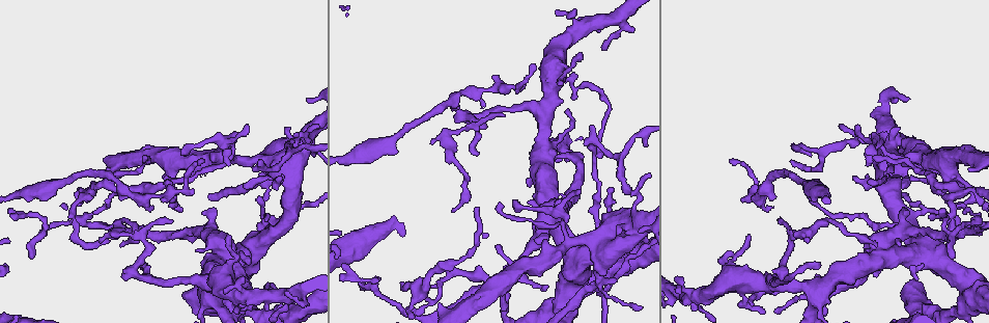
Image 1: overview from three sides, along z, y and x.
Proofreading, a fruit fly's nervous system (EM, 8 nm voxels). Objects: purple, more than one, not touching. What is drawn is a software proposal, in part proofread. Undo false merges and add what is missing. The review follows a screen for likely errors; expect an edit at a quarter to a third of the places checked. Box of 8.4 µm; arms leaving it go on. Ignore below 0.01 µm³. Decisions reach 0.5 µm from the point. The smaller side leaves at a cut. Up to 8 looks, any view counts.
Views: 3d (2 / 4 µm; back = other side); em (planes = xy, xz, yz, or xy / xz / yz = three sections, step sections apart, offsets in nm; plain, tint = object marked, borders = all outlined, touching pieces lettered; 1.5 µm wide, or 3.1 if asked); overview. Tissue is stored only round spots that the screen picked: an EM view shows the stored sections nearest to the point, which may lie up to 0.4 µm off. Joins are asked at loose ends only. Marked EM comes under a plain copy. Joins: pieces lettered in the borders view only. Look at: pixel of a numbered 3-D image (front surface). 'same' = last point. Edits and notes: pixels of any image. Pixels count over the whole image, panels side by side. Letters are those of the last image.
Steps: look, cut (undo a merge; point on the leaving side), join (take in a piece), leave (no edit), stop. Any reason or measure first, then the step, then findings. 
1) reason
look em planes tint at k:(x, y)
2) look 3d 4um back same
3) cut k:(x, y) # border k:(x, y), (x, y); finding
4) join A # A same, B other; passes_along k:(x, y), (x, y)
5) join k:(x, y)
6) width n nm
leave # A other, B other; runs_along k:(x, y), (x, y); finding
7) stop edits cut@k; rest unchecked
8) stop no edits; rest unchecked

tapers out
look 3d 4um at 1:(535, 63)

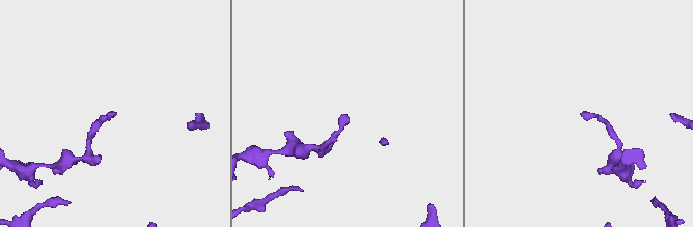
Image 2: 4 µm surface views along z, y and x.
now the EM
look em planes borders at 2:(347, 114)

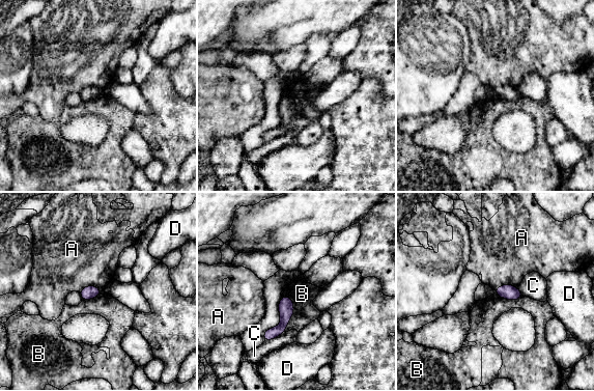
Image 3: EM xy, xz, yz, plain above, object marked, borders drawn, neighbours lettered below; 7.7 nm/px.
leave # A other, B other, C other, D other; runs_along 3:(284, 298), (284, 324), (265, 338); none of them fits

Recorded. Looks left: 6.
abrupt turn
look em planes borders at 1:(791, 236)

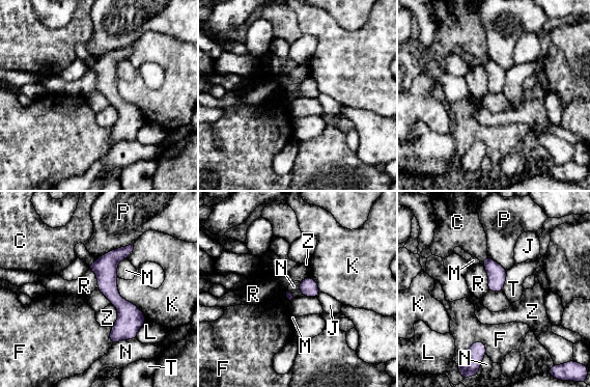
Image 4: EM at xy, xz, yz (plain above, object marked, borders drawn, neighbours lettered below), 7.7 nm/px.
width 140 nm
leave # C other, F other, J other, K other, L other, M other, N other, P other, R other, T other, Z other; continuous, no second neuron

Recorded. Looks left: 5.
look em planes borders at 1:(454, 211)

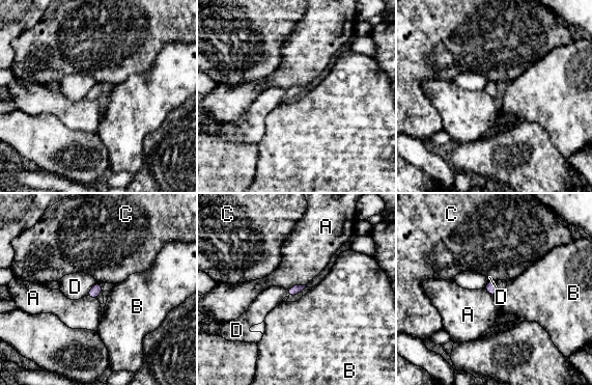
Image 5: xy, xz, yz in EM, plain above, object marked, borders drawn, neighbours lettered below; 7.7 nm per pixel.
leave # A other, B other, C other, D other; border 5:(305, 284), (294, 284), (287, 290); no lettered piece goes on from it

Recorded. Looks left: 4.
stop no edits; rest unchecked

